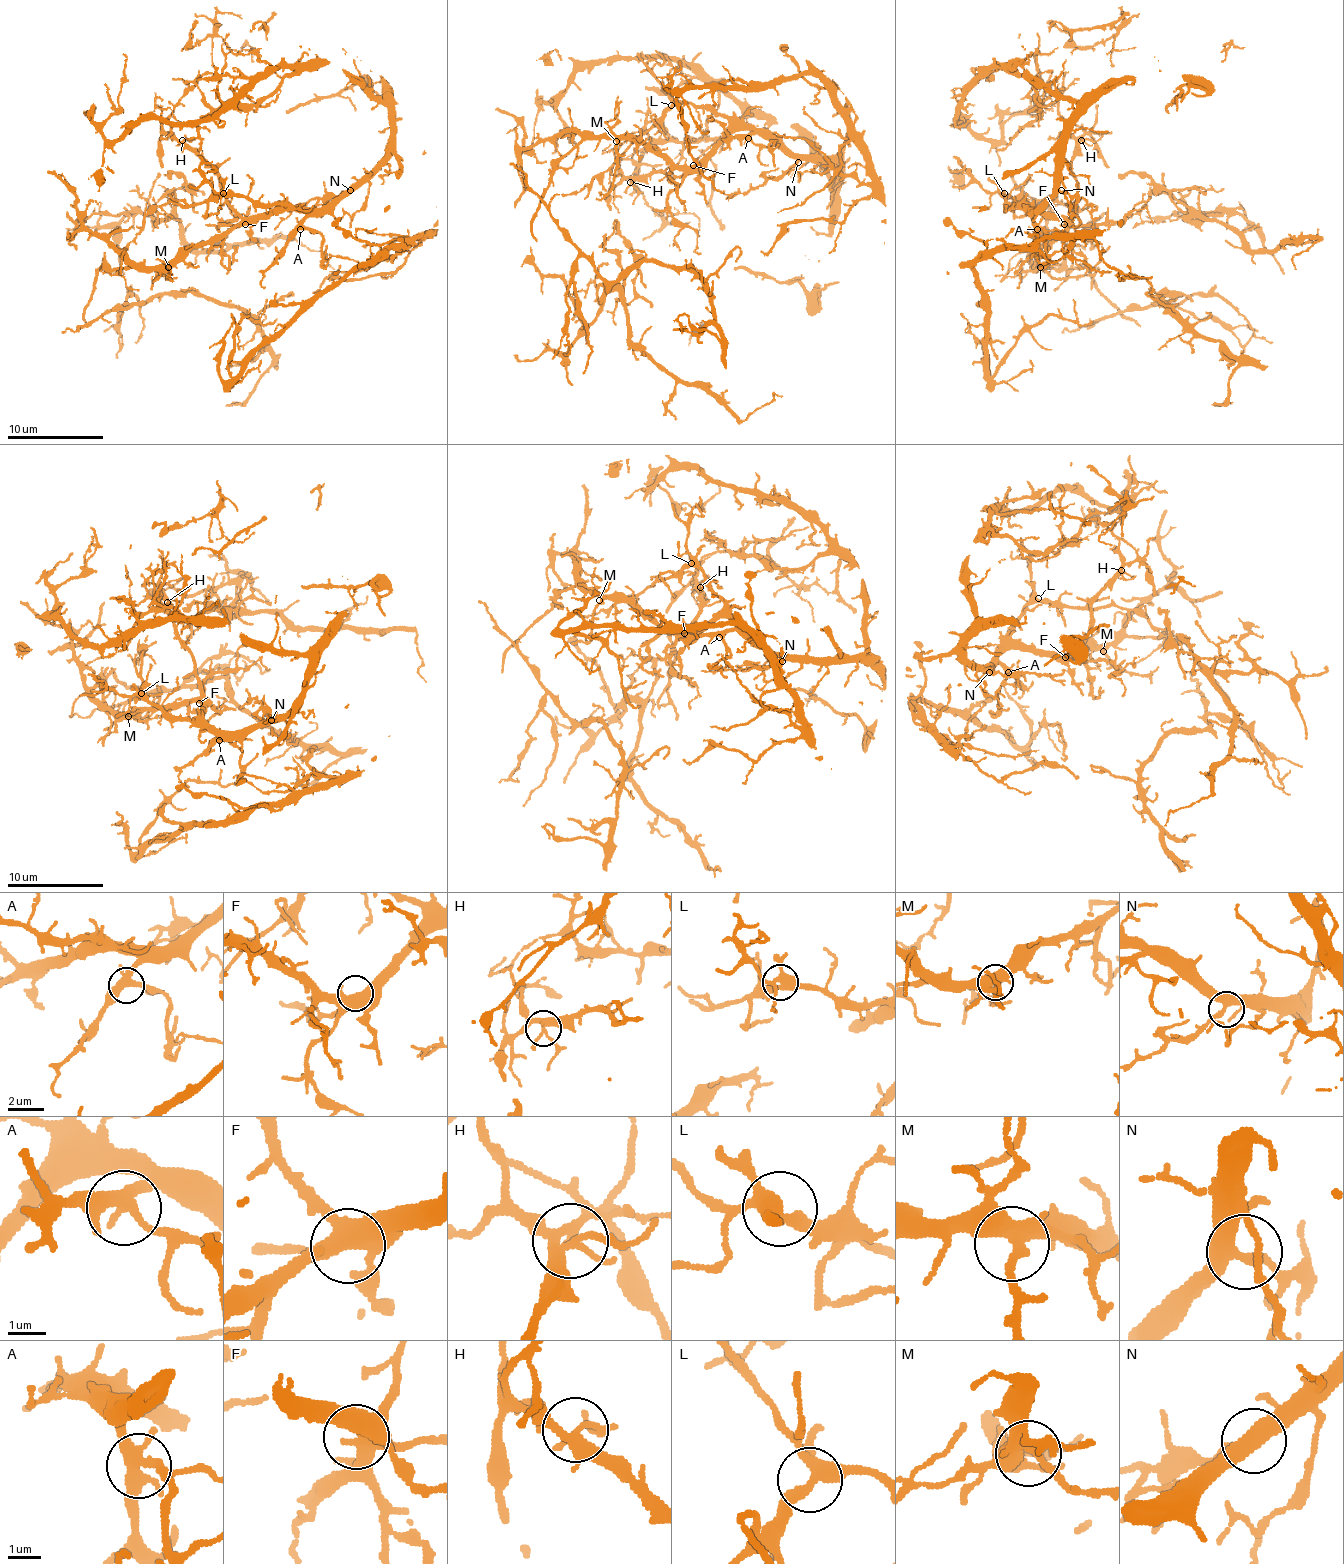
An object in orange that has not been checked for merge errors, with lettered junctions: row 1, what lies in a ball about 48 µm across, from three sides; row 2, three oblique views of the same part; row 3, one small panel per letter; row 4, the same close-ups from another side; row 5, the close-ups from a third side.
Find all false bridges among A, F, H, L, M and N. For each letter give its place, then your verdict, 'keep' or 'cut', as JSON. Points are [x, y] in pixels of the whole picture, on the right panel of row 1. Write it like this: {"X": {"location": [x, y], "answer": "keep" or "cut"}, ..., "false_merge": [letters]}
{"A": {"location": [1037, 229], "answer": "keep"}, "F": {"location": [1064, 224], "answer": "keep"}, "H": {"location": [1081, 140], "answer": "keep"}, "L": {"location": [1004, 193], "answer": "keep"}, "M": {"location": [1040, 267], "answer": "keep"}, "N": {"location": [1061, 190], "answer": "keep"}, "false_merge": []}

